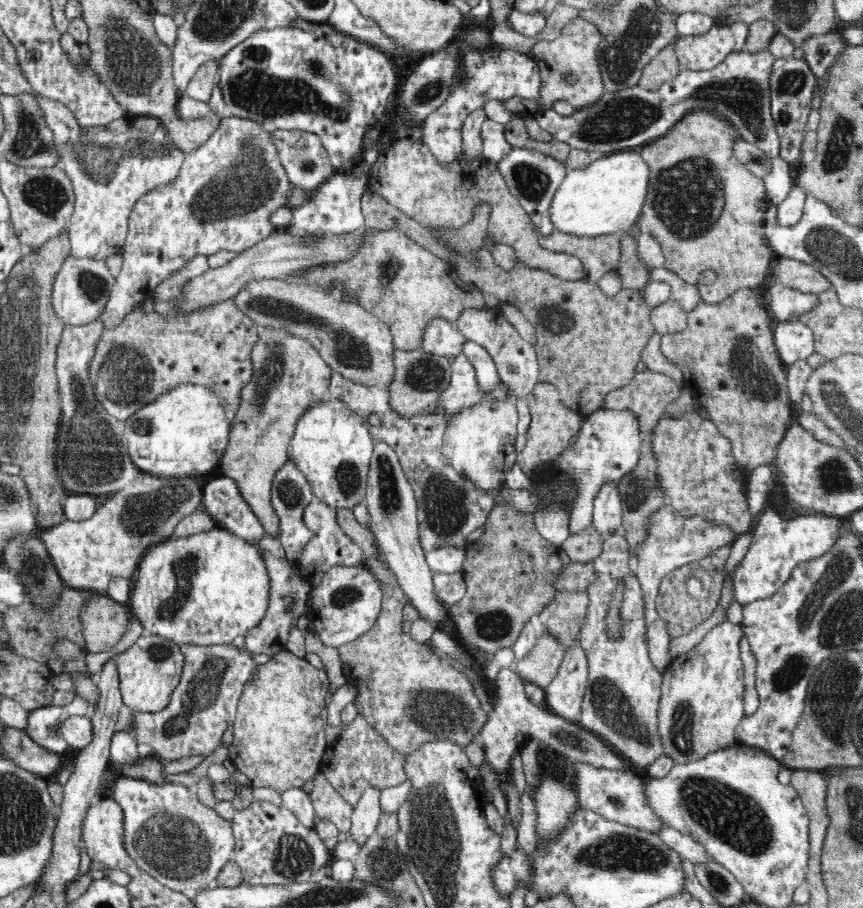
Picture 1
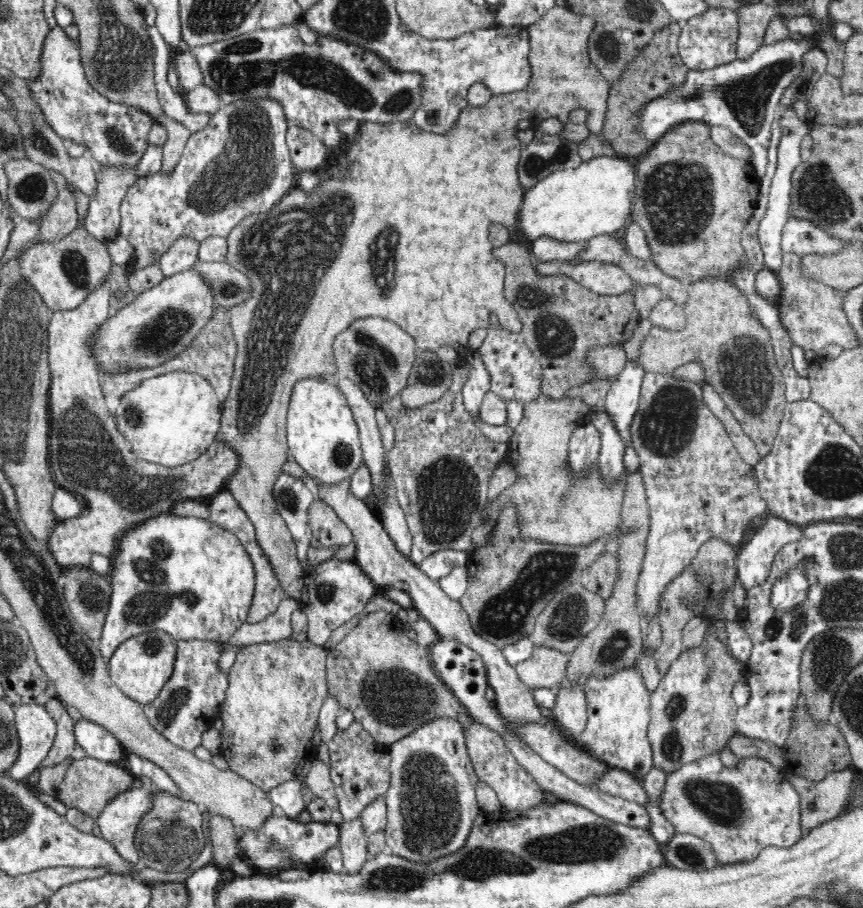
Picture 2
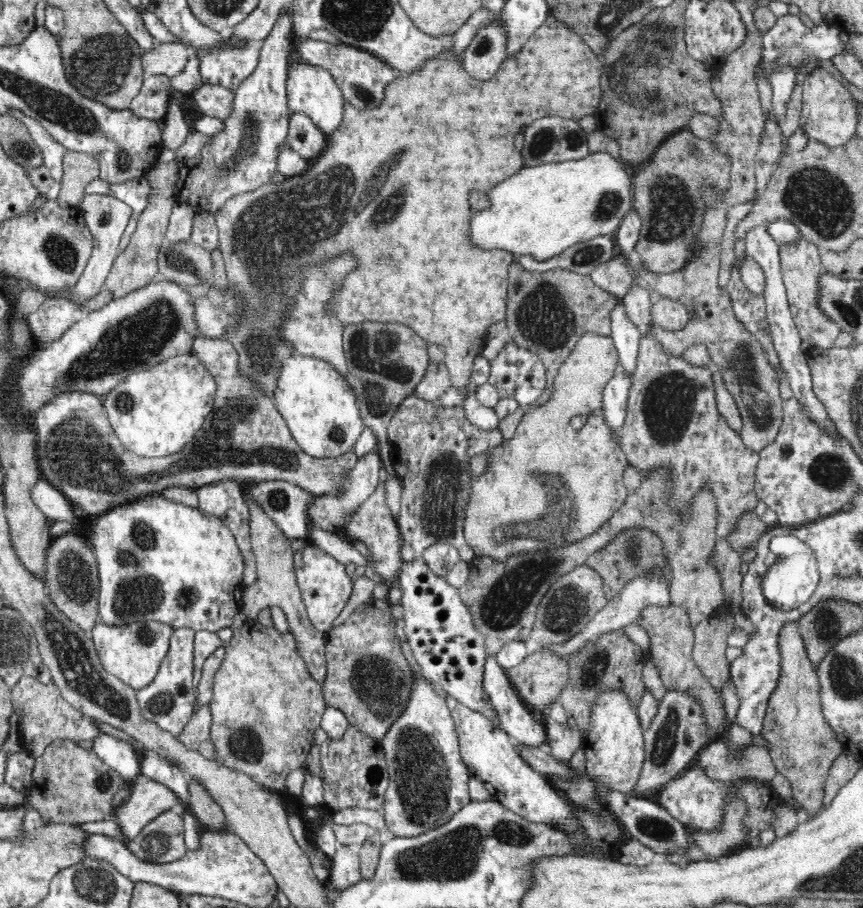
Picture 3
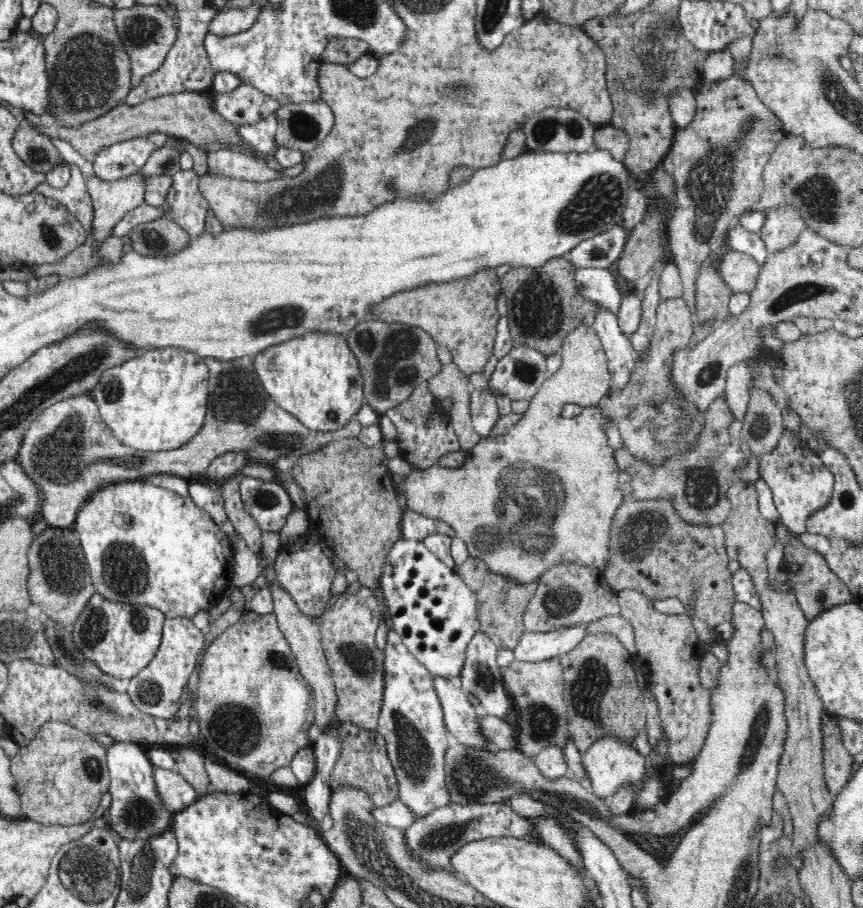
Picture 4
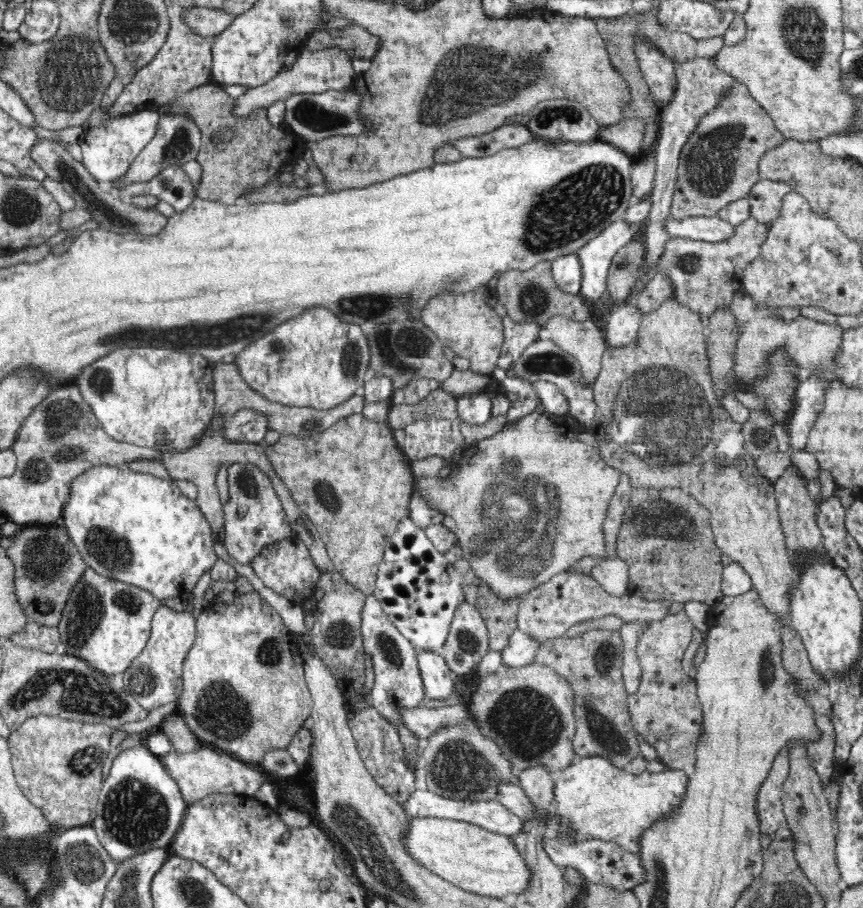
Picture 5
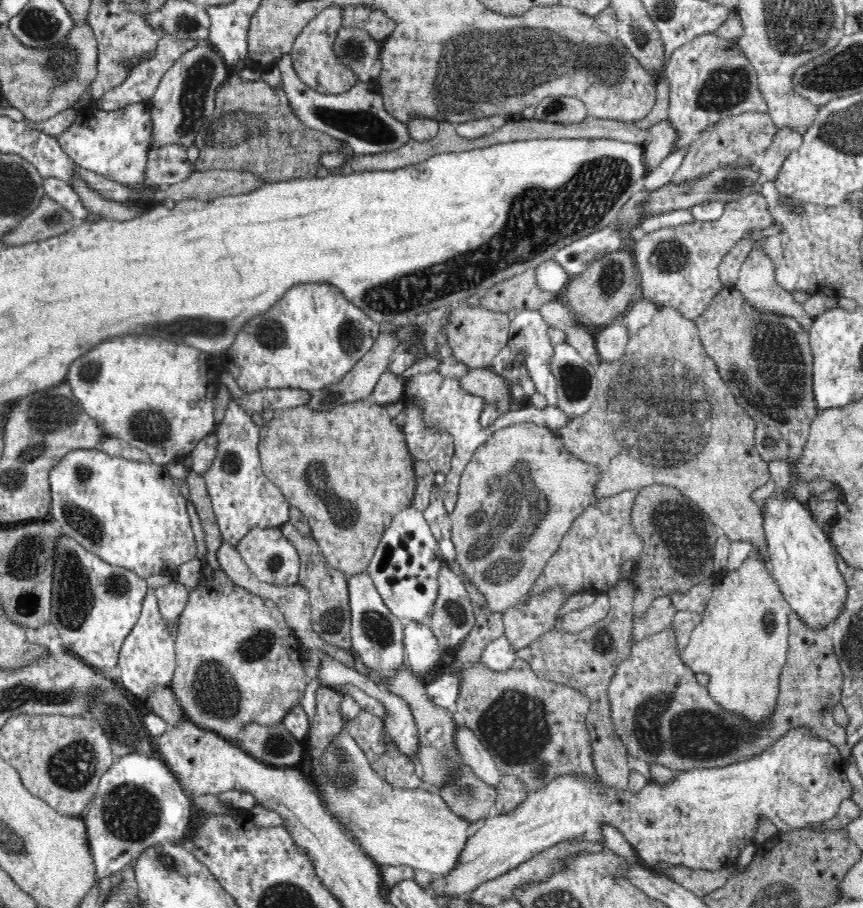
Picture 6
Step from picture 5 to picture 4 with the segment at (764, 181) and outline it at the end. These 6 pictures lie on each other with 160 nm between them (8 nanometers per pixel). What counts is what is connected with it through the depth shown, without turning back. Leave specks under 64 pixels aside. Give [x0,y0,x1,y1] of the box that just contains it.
[758,204,805,253]

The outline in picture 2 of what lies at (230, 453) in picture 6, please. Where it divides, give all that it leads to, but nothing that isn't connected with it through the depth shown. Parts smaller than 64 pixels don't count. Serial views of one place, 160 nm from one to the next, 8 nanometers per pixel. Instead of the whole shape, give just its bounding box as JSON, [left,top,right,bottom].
[273,473,316,571]

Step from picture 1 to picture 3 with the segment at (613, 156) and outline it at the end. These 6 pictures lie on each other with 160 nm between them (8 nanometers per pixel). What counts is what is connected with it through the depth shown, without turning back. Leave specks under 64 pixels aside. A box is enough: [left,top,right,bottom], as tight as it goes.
[471,152,633,262]

